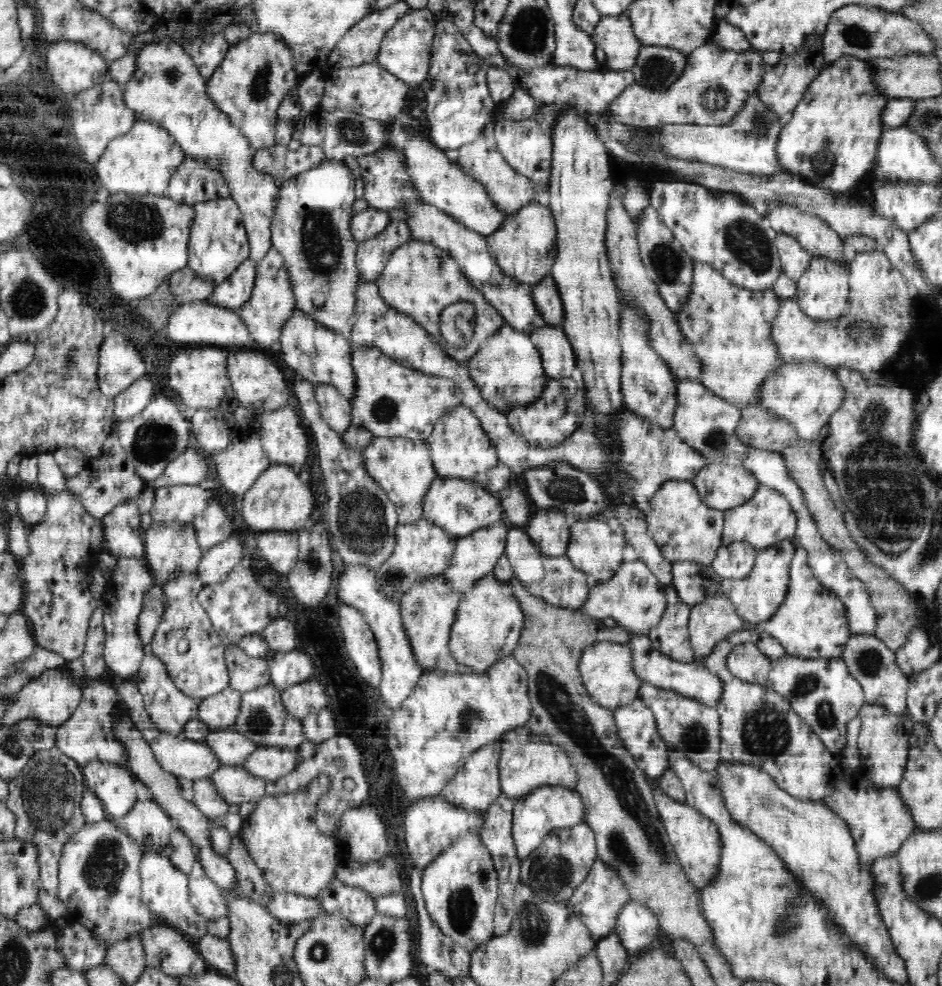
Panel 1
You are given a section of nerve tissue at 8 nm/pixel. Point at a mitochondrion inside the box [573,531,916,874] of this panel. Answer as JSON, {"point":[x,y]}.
{"point":[764,732]}

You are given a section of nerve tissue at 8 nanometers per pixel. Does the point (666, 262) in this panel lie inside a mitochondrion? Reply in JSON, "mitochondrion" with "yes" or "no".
{"mitochondrion":"yes"}

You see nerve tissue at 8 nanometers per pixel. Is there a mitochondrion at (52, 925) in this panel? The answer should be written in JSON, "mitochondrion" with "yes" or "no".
{"mitochondrion":"no"}

